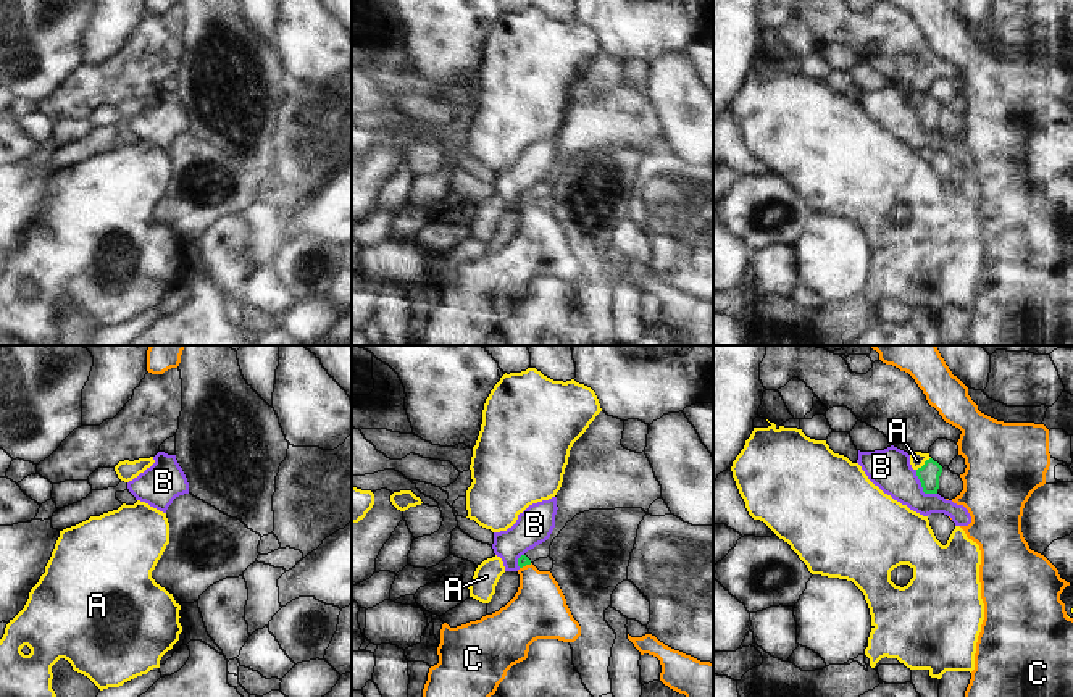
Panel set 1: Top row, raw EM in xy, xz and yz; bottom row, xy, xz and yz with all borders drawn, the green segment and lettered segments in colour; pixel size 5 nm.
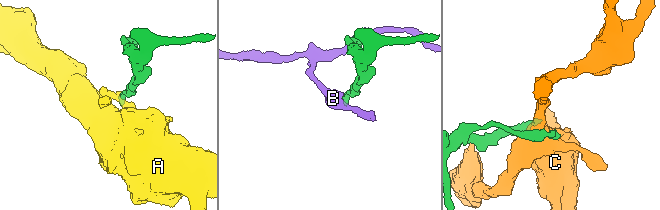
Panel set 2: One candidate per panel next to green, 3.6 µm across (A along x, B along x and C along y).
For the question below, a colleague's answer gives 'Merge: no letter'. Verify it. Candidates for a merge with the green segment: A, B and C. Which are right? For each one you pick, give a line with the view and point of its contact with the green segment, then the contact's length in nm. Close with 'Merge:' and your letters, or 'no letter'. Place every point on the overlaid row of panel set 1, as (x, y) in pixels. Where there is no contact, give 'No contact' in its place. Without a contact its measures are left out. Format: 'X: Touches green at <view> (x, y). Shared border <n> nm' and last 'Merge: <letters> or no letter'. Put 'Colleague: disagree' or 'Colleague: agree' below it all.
Merge: no letter
Colleague: agree

